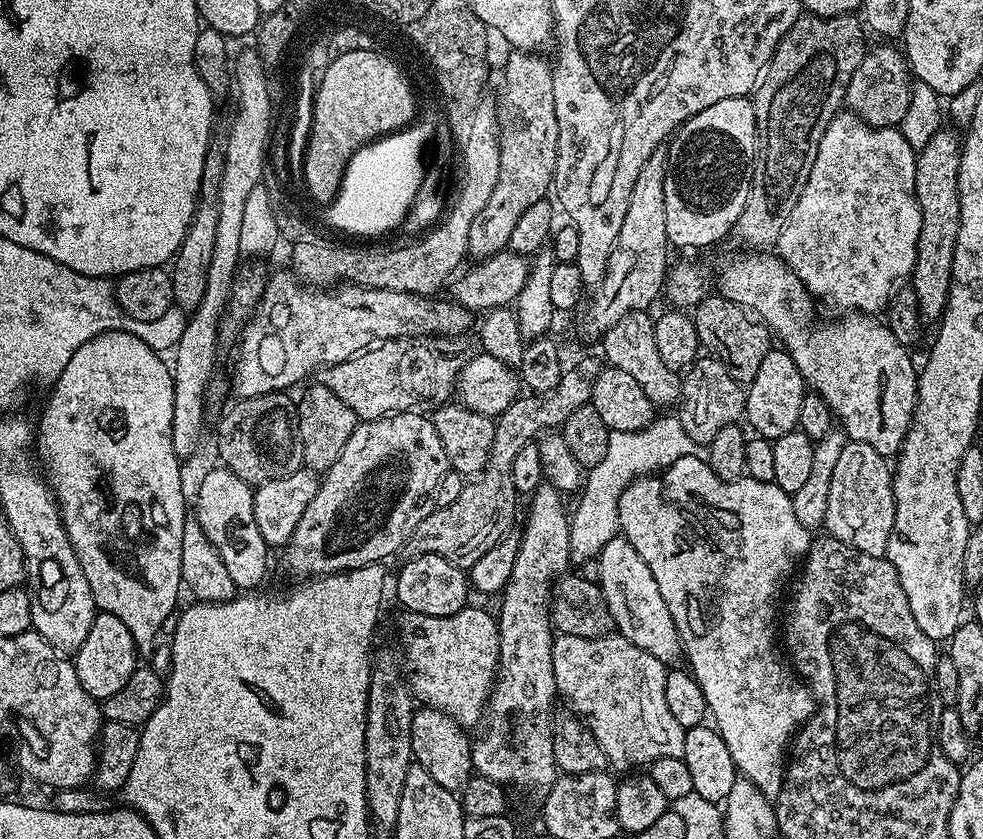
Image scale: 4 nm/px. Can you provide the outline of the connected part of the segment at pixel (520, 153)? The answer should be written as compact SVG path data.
M509 51L504 60L504 81L500 84L500 100L495 101L496 111L500 114L500 165L498 166L498 183L490 190L490 198L486 206L482 206L482 214L474 218L470 226L468 256L487 258L505 251L510 242L510 234L514 234L514 226L518 226L518 218L534 206L534 202L545 199L549 195L556 179L556 151L558 150L558 118L554 118L554 82L552 81L553 65L548 64L536 52Z

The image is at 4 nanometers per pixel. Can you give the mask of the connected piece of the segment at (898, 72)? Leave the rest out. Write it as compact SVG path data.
M880 42L877 48L869 47L864 53L846 97L847 111L864 120L872 128L894 128L903 122L906 110L910 110L913 77L907 59L899 47L891 48L891 43Z

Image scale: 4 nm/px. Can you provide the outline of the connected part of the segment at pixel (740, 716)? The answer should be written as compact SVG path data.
M684 457L659 474L642 476L635 479L632 484L627 485L625 492L621 494L617 510L620 519L620 532L630 542L630 546L634 546L634 550L638 550L638 554L642 554L642 562L646 562L646 566L650 566L650 574L654 574L654 582L658 582L658 591L662 594L662 599L666 602L666 610L670 610L670 618L674 618L674 626L680 635L680 647L686 657L686 664L687 660L689 664L687 667L698 682L698 686L702 686L702 694L706 694L711 719L716 719L714 727L722 734L722 738L730 750L730 758L734 758L736 763L737 773L754 786L758 786L758 790L762 790L764 796L775 798L784 785L786 753L789 751L798 729L812 717L814 711L812 691L803 680L794 675L793 669L786 663L777 644L778 612L776 616L776 603L780 600L780 591L783 590L784 583L788 579L790 579L789 581L793 579L798 565L808 555L813 541L810 530L806 526L802 526L802 522L798 522L798 518L794 514L791 495L783 492L774 483L767 484L747 478L723 480L718 478L718 474L714 474L714 470L708 465L707 460Z

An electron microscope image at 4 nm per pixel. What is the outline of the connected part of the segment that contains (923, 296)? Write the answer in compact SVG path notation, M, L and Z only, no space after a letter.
M948 126L941 127L926 142L924 148L919 149L916 158L916 197L918 206L922 210L922 230L918 234L918 254L914 262L914 270L910 277L910 287L916 291L916 297L920 303L920 314L925 321L939 321L944 315L944 307L948 305L950 294L950 282L952 281L952 267L954 266L954 246L960 229L960 198L958 196L958 174L960 170L960 153L962 151L962 140L955 136L953 129Z

